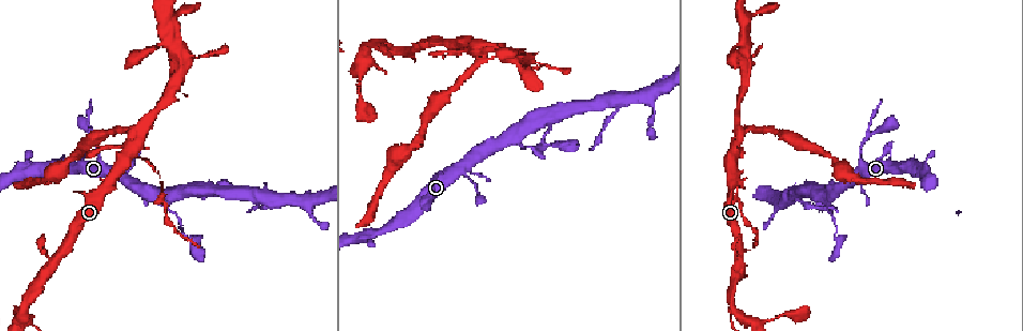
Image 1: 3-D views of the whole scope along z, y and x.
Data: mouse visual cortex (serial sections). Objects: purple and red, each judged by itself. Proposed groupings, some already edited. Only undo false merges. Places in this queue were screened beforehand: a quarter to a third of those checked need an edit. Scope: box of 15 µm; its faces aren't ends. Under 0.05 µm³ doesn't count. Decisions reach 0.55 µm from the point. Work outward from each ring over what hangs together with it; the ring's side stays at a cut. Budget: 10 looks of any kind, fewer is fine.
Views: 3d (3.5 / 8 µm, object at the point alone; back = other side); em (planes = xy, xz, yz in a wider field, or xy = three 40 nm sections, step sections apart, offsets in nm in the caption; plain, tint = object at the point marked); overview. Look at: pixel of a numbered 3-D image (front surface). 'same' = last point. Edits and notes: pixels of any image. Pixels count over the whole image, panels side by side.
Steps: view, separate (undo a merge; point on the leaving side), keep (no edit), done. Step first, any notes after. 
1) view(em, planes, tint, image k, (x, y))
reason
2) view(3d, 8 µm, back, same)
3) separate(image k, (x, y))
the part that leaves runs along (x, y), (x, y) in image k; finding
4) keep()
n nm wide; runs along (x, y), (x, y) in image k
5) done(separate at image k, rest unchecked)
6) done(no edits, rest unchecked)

view(3d, 3.5 µm, image 1, (825, 198))
thin arm on a thick one

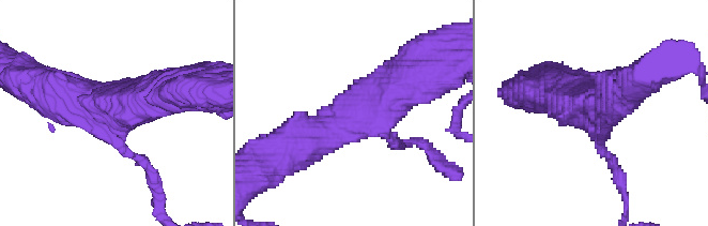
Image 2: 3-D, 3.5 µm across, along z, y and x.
view(em, planes, tint, image 2, (351, 121))
3 arms; arms of 150, 600, 600 nm; shape alone is not enough

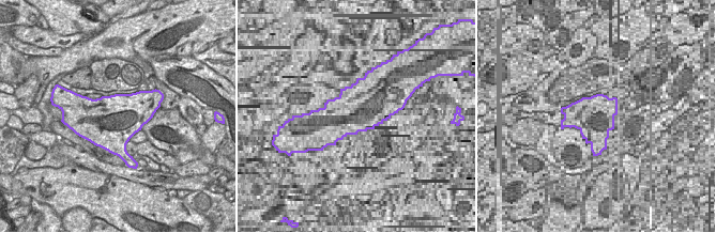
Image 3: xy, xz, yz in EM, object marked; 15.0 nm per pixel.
view(em, xy, step 2, tint, same)
cut it another way

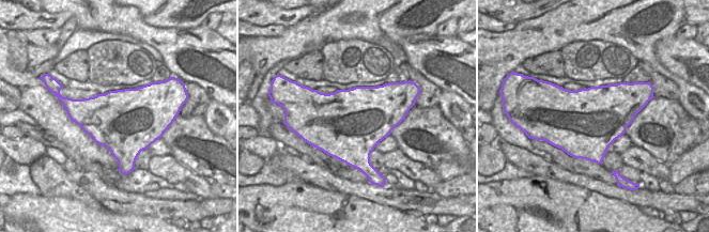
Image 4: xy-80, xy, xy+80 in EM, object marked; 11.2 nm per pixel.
keep()
800 nm wide; runs along (283, 149), (349, 121), (404, 77) in image 2; all the same cell

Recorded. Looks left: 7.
view(3d, 8 µm, image 1, (130, 148))
arms part here

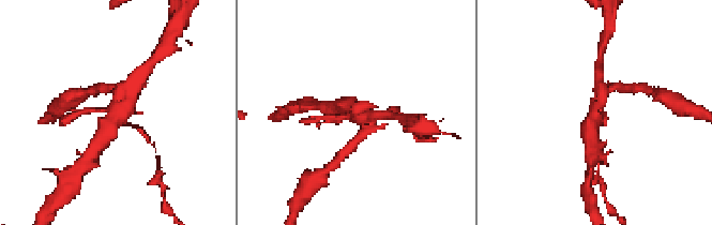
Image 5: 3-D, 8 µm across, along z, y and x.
view(3d, 3.5 µm, image 5, (117, 116))

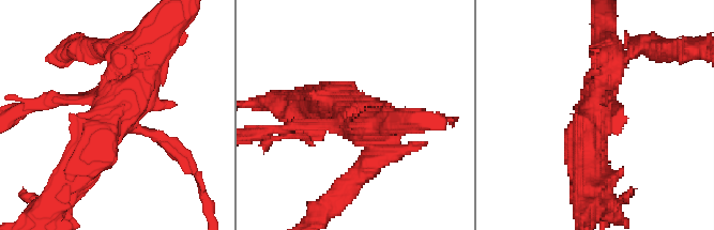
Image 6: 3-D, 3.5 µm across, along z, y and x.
keep()
runs along (74, 170), (137, 85), (143, 45) in image 6; one cell here

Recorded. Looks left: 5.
view(3d, 3.5 µm, image 1, (359, 81))
a narrow waist

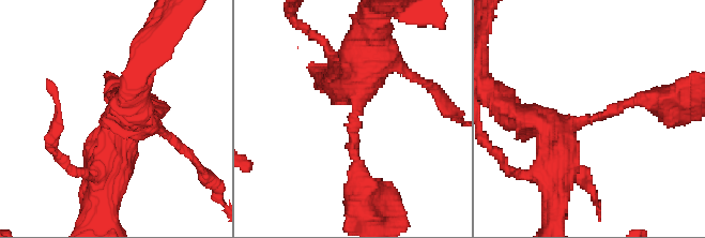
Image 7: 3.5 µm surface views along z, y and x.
view(em, xy, step 3, plain, image 7, (594, 116))
arms of 200, 400 nm; need the tissue

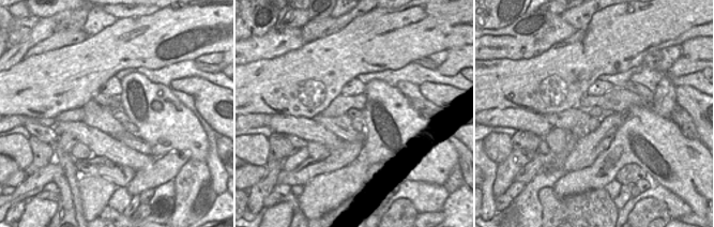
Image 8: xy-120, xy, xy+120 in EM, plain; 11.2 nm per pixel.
view(em, xy, step 3, tint, same)

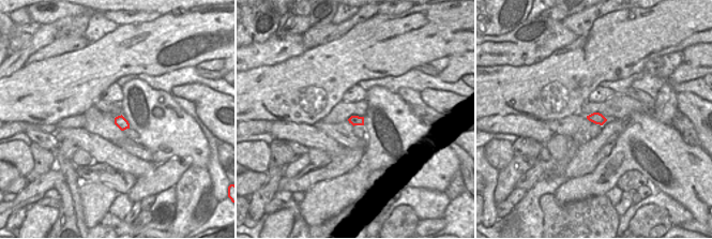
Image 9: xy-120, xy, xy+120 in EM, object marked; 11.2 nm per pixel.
keep()
all the same cell

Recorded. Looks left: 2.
done(no edits, rest unchecked)

